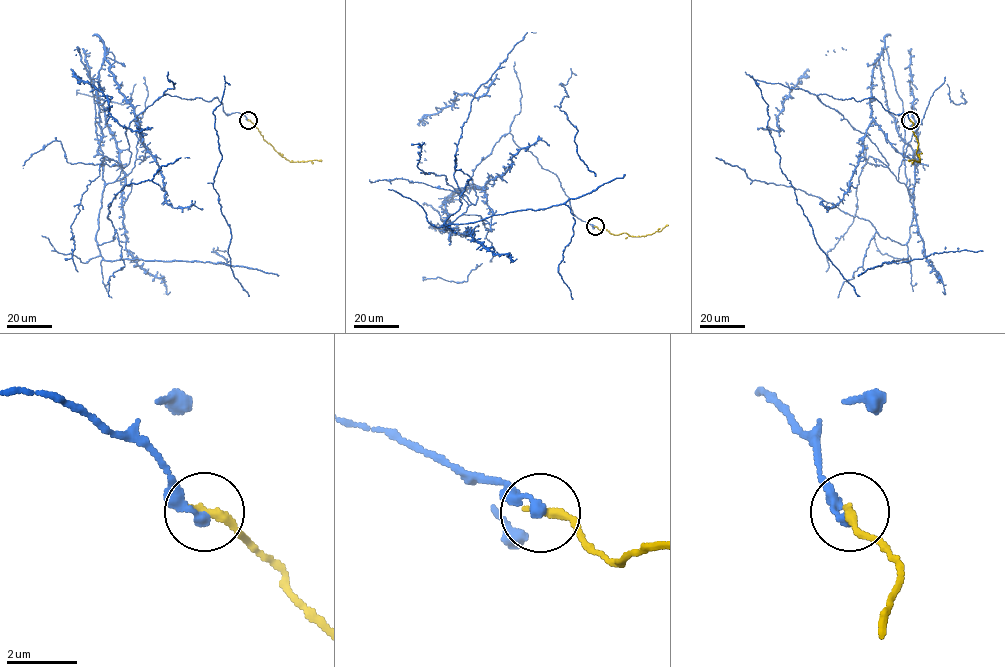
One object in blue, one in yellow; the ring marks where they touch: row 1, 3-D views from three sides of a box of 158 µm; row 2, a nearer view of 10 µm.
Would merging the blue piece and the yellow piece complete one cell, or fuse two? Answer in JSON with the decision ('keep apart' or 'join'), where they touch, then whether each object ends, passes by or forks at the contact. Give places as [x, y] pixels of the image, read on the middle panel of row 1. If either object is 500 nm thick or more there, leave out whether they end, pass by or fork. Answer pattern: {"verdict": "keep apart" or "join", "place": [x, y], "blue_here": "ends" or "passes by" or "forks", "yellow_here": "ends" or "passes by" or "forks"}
{"verdict": "join", "place": [595, 226], "blue_here": "ends", "yellow_here": "ends"}

